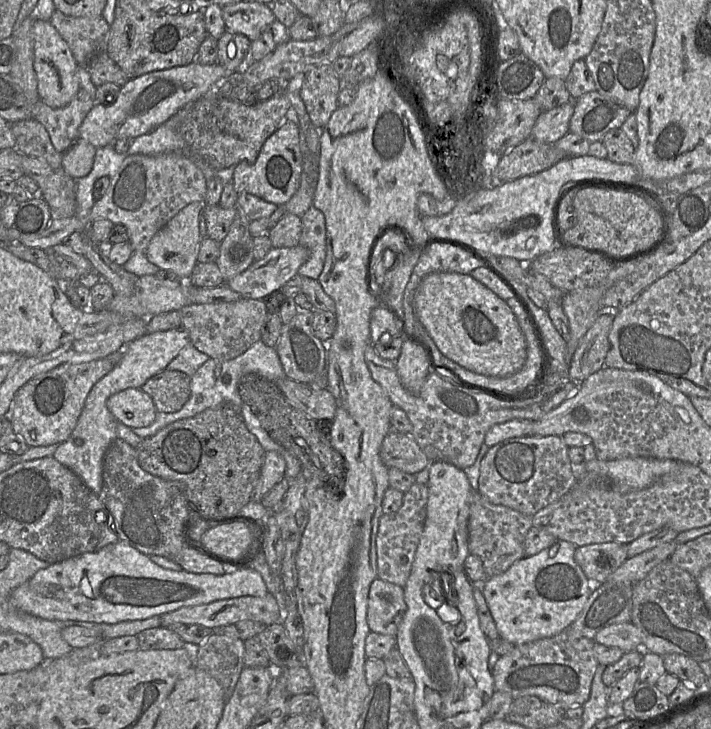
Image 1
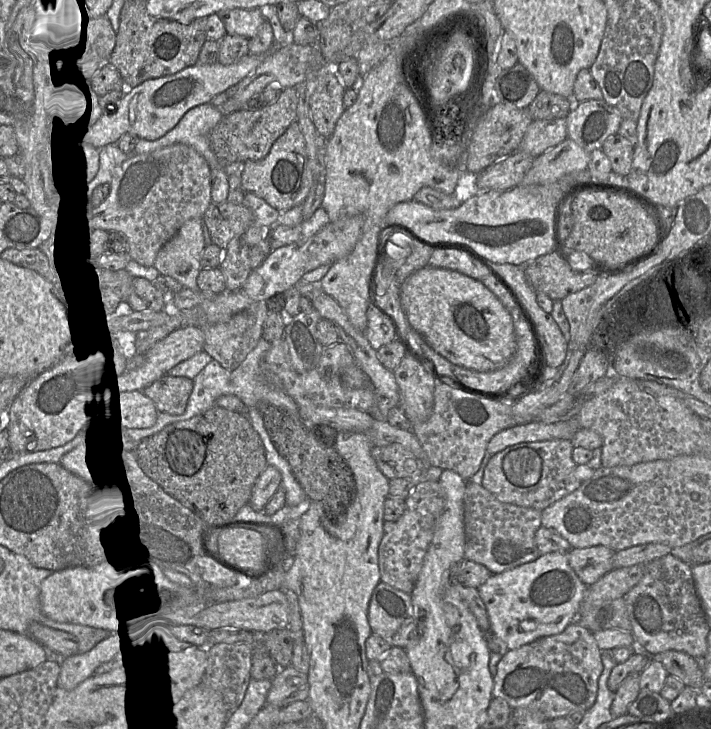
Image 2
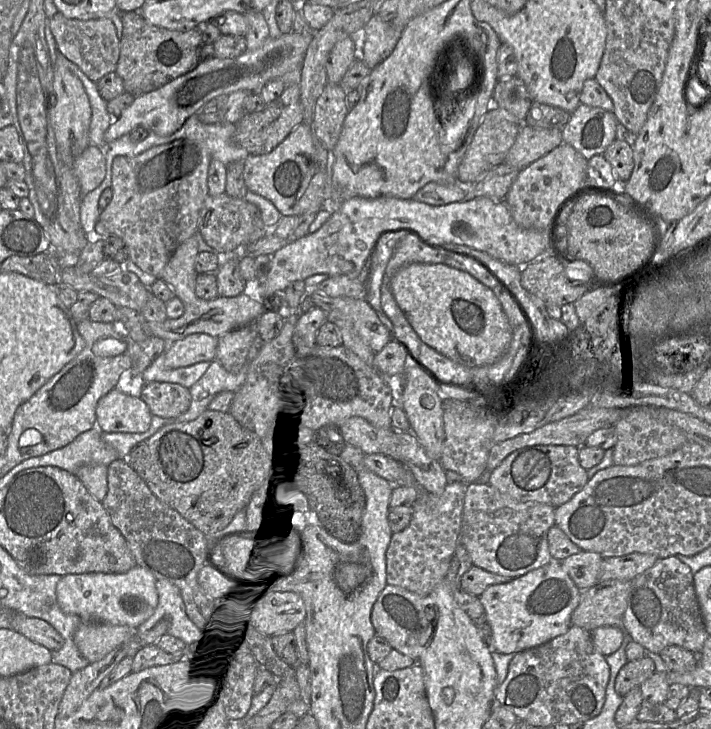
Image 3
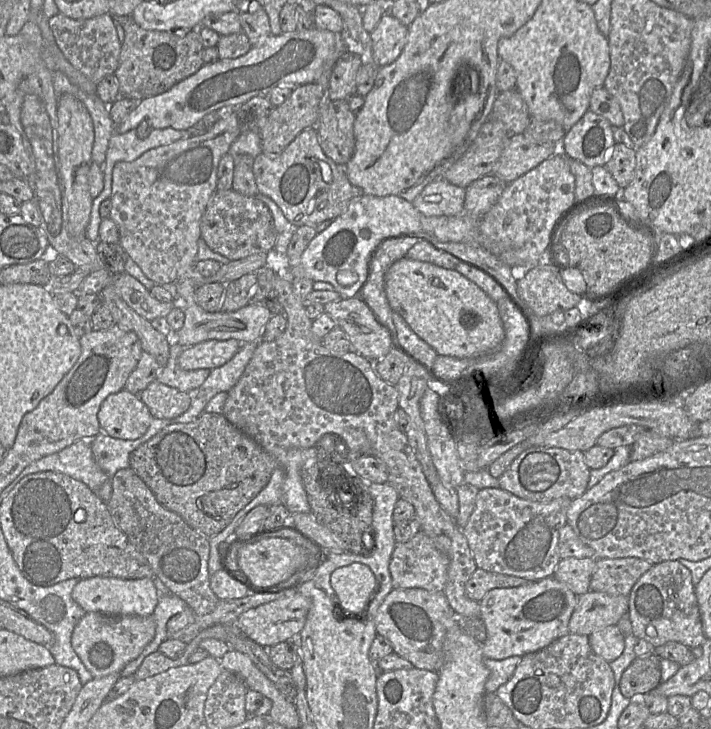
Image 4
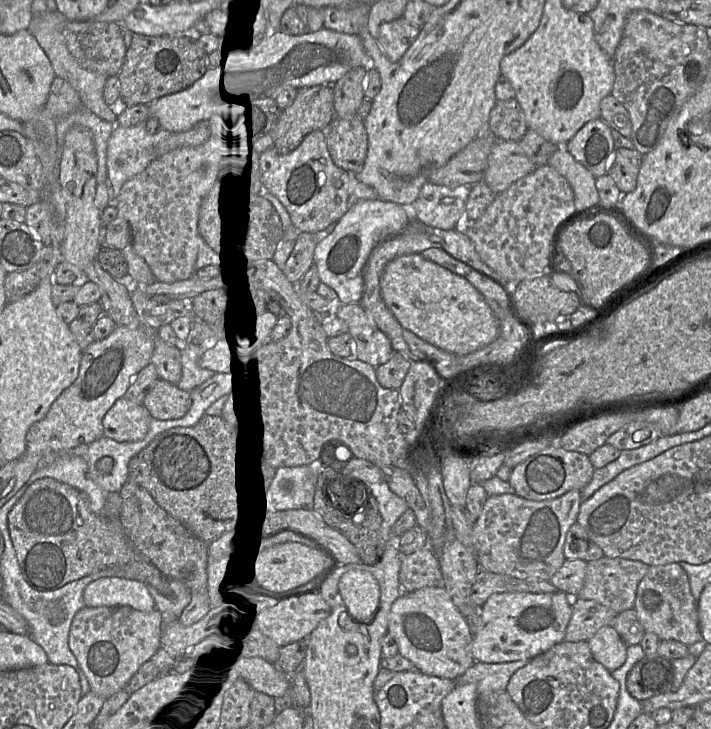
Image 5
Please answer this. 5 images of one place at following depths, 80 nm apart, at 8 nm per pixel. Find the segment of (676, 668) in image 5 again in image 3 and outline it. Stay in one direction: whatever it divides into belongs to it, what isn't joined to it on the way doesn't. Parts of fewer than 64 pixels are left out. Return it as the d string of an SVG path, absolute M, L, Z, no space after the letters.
M646 651L646 656L628 661L620 669L615 680L615 690L624 697L633 687L640 686L656 671L668 673L669 669L659 654Z

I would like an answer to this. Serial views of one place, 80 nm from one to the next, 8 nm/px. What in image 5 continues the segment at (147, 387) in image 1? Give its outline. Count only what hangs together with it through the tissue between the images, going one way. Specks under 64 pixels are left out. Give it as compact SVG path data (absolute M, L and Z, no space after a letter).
M158 379L144 398L143 405L152 418L174 420L185 416L191 406L190 392Z

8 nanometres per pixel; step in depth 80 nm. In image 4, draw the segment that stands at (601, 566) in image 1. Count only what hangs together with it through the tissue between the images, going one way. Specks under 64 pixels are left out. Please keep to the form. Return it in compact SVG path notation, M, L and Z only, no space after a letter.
M597 558L561 559L554 577L564 583L574 594L581 596L590 591L590 582Z

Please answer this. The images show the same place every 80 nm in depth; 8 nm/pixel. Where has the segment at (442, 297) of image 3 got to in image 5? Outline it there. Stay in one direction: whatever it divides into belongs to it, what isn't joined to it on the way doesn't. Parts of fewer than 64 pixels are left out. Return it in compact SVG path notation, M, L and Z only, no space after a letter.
M421 254L401 255L390 261L381 277L381 294L403 329L446 352L467 355L498 337L498 320L476 288Z

